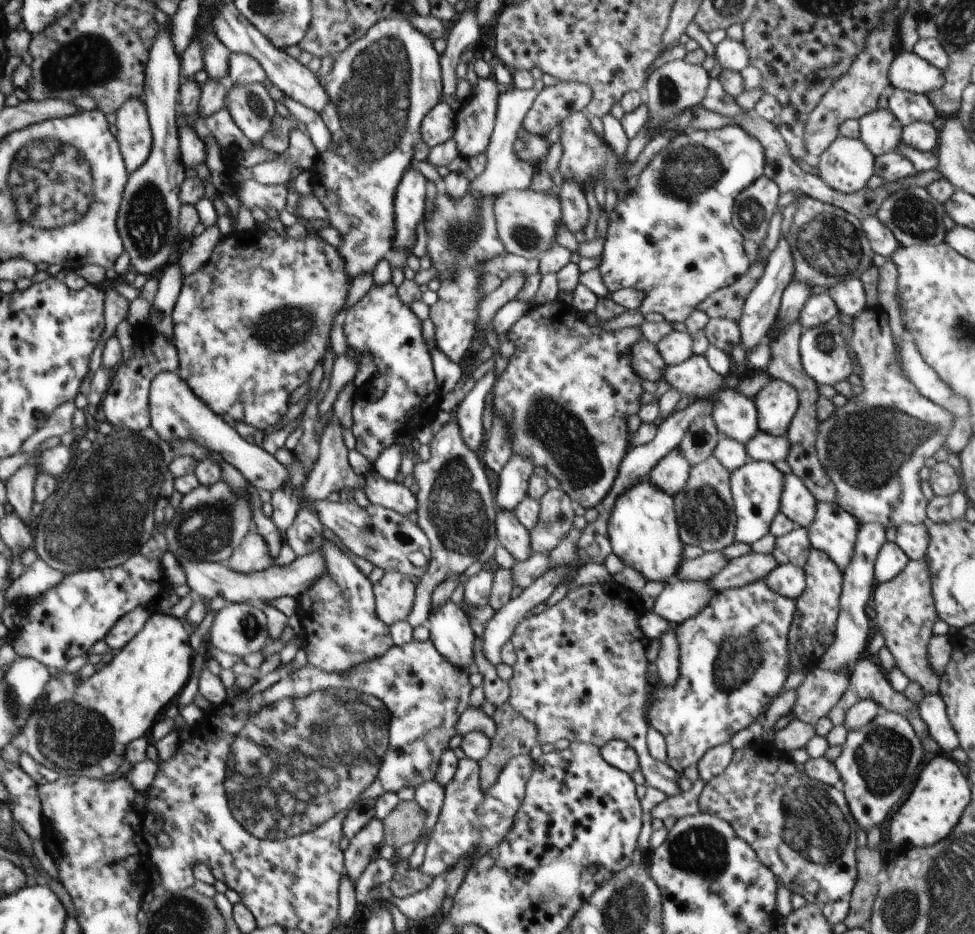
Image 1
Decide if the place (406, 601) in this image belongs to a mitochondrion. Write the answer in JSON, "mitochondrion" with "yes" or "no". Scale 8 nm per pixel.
{"mitochondrion":"no"}

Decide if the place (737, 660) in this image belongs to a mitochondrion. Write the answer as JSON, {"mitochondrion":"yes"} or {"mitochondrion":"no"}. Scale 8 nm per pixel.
{"mitochondrion":"yes"}

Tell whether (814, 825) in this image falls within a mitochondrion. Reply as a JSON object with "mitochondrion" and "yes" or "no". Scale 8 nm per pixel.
{"mitochondrion":"yes"}

